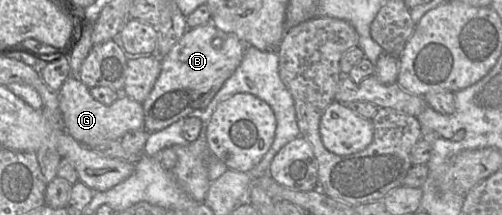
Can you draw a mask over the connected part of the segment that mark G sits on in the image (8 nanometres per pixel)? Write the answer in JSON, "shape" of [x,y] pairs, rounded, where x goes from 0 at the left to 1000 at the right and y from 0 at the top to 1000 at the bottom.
{"shape":[[[137,353],[116,423],[120,512],[129,605],[169,679],[187,679],[209,656],[241,651],[257,609],[289,605],[283,479],[243,442],[221,488],[193,470],[155,358]]]}

